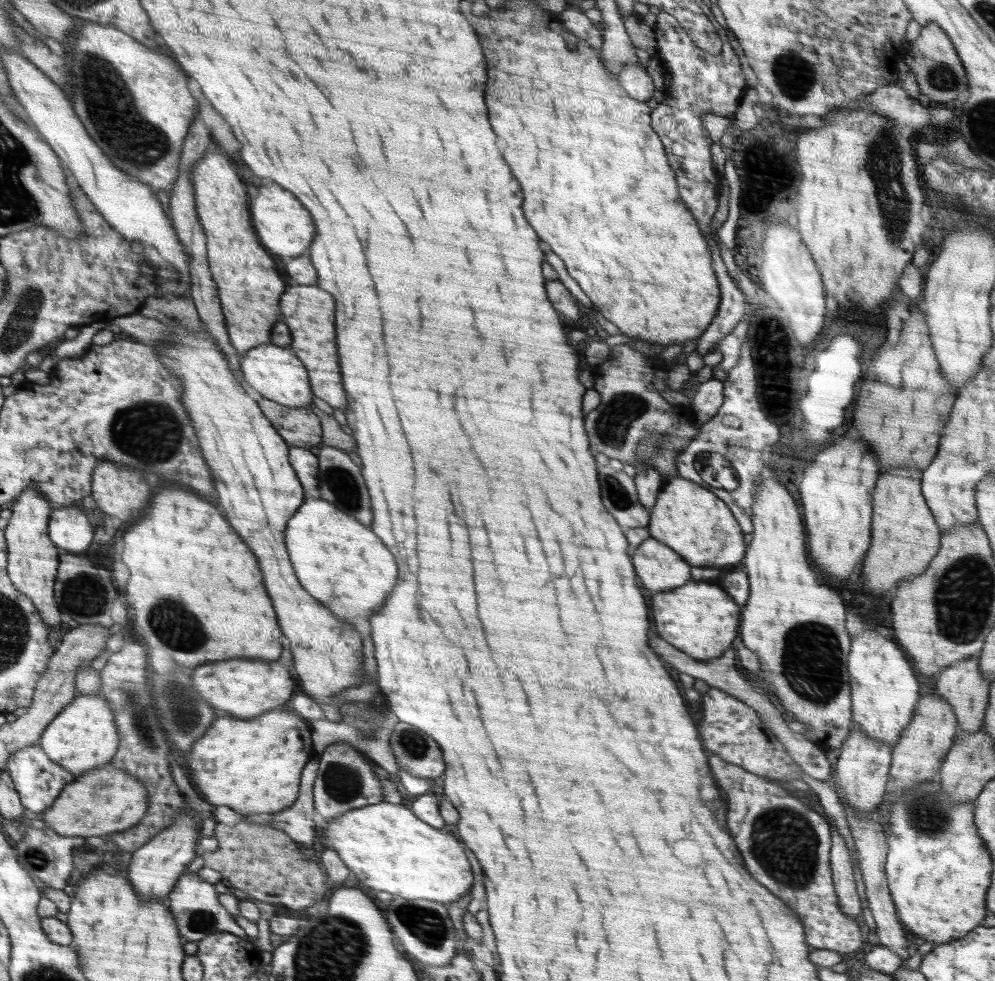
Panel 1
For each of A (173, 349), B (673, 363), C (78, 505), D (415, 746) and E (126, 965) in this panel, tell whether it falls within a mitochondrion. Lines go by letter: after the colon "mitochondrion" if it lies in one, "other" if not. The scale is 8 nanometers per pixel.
A: other
B: other
C: other
D: mitochondrion
E: other

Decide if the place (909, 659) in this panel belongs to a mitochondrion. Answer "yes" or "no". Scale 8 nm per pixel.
no

